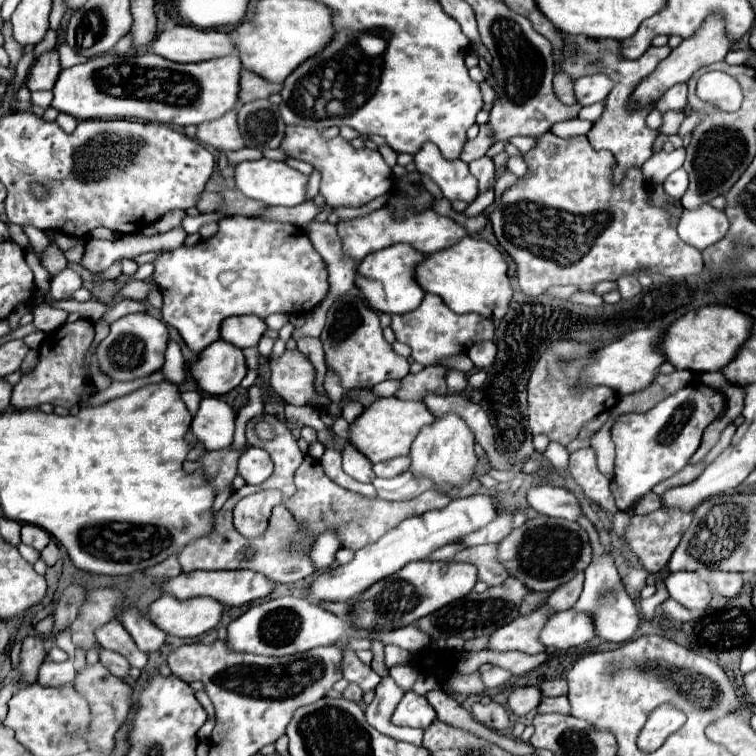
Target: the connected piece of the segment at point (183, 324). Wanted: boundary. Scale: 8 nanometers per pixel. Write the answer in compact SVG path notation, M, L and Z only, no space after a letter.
M233 215L233 217L225 217L219 221L219 233L207 241L199 241L197 245L193 247L177 247L173 251L165 251L163 255L157 257L157 261L153 263L155 265L155 273L153 273L153 279L155 283L159 285L161 293L163 293L163 319L175 327L179 331L179 335L183 337L185 345L195 353L199 355L207 345L211 345L213 341L219 339L219 329L221 329L221 321L231 317L231 315L247 315L247 313L253 313L253 315L259 315L259 317L269 317L273 313L287 313L287 315L297 315L297 313L309 313L315 305L321 303L321 299L327 295L327 269L325 269L325 263L323 259L319 257L319 253L311 247L311 241L305 237L305 233L301 229L297 229L295 225L289 225L289 223L279 223L279 221L263 221L263 219L257 219L257 217L243 217L243 215Z

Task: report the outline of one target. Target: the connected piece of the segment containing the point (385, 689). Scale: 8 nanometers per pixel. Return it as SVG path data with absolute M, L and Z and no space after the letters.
M383 677L375 689L375 699L367 707L365 715L367 715L367 721L379 733L385 733L393 739L401 739L401 741L409 741L409 743L417 745L417 743L421 743L423 731L407 729L407 727L395 727L391 723L391 715L393 715L397 703L401 701L401 697L403 697L403 689L399 689L391 677Z

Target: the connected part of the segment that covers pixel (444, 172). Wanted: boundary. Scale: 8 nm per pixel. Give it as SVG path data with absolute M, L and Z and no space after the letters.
M425 143L417 153L415 153L415 165L419 173L427 173L443 191L443 197L453 201L453 199L463 199L471 203L479 189L475 177L471 177L469 166L461 159L447 161L439 153L437 145Z

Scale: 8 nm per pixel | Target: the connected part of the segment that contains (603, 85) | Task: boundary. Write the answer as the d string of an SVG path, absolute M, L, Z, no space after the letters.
M603 73L581 77L581 79L575 81L577 103L581 107L587 107L587 105L605 101L607 95L609 95L609 91L611 91L611 87L613 87L611 79L607 79L607 75L603 75Z

